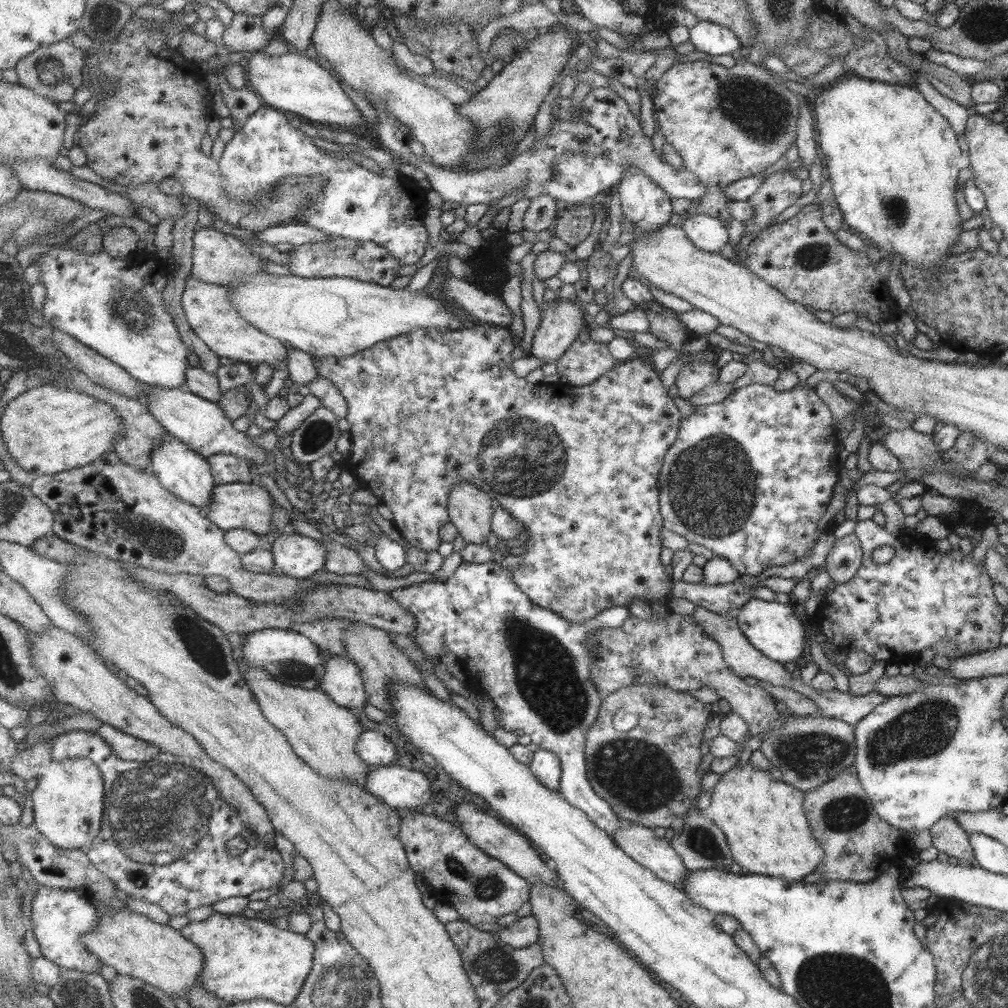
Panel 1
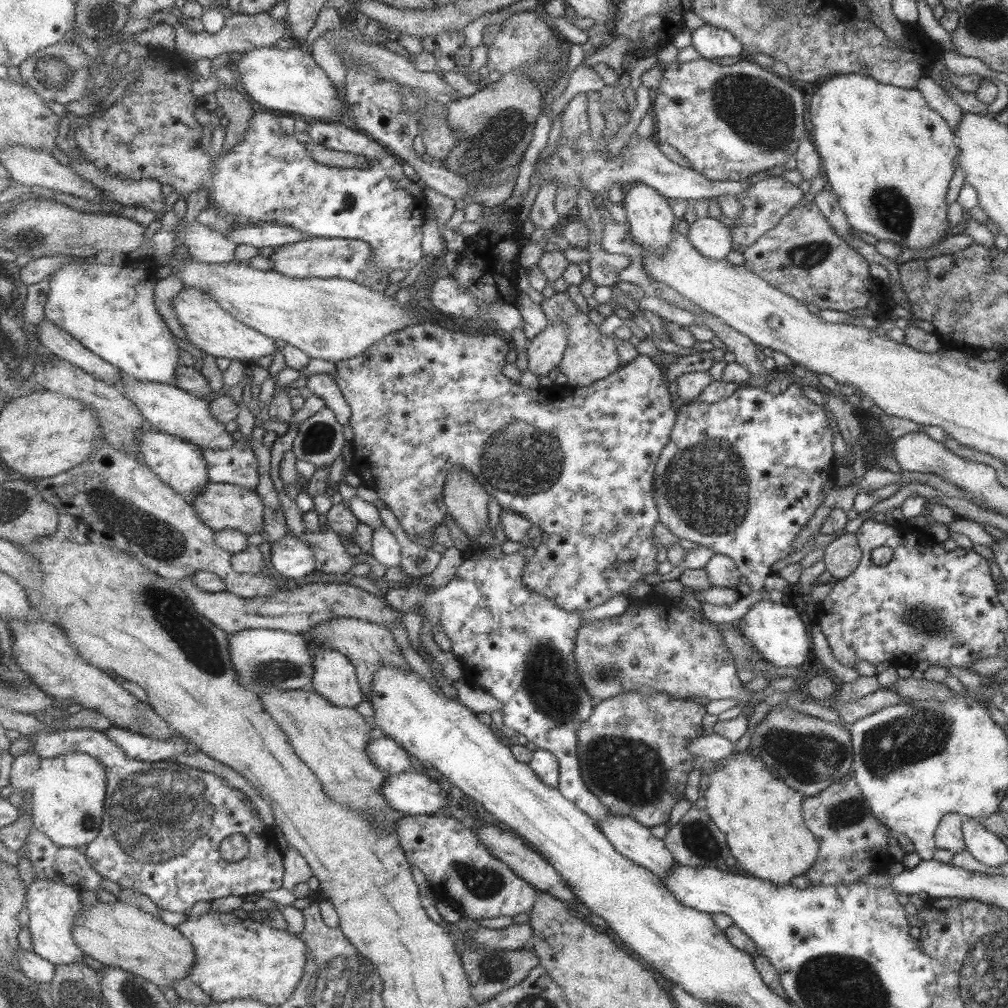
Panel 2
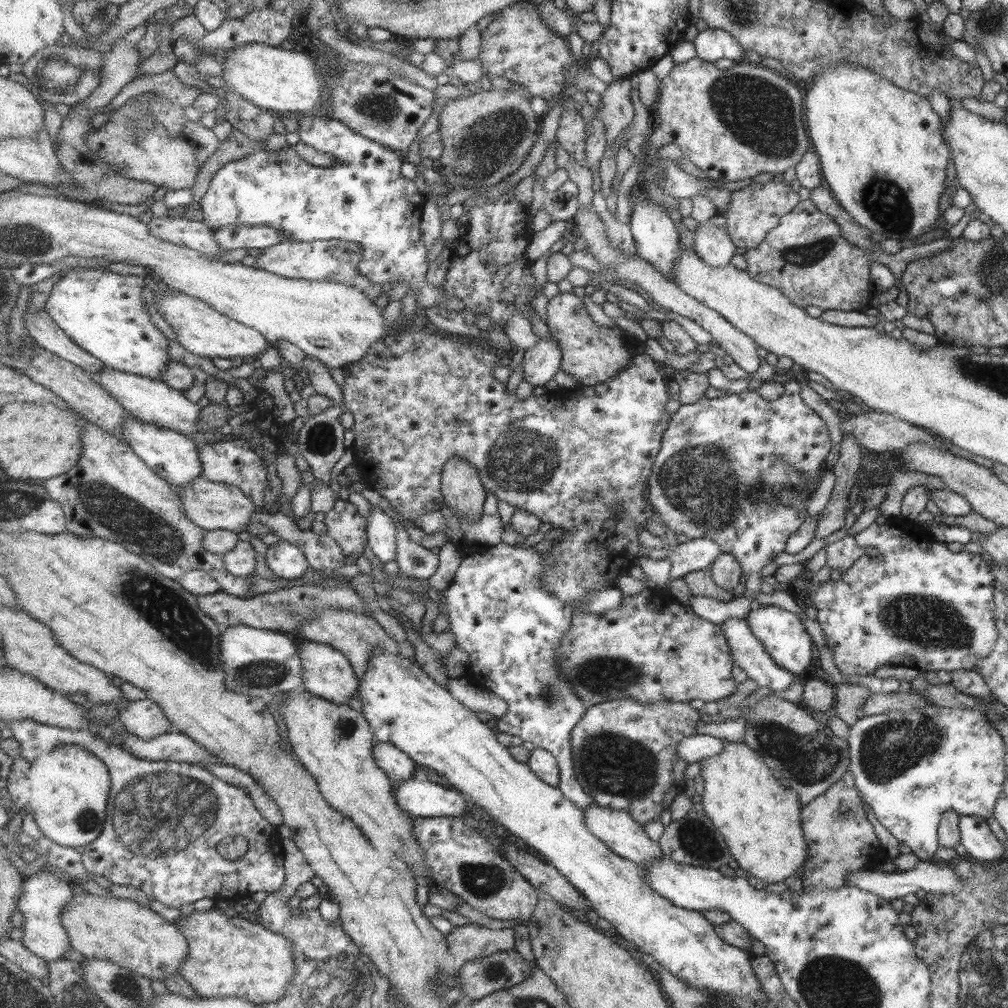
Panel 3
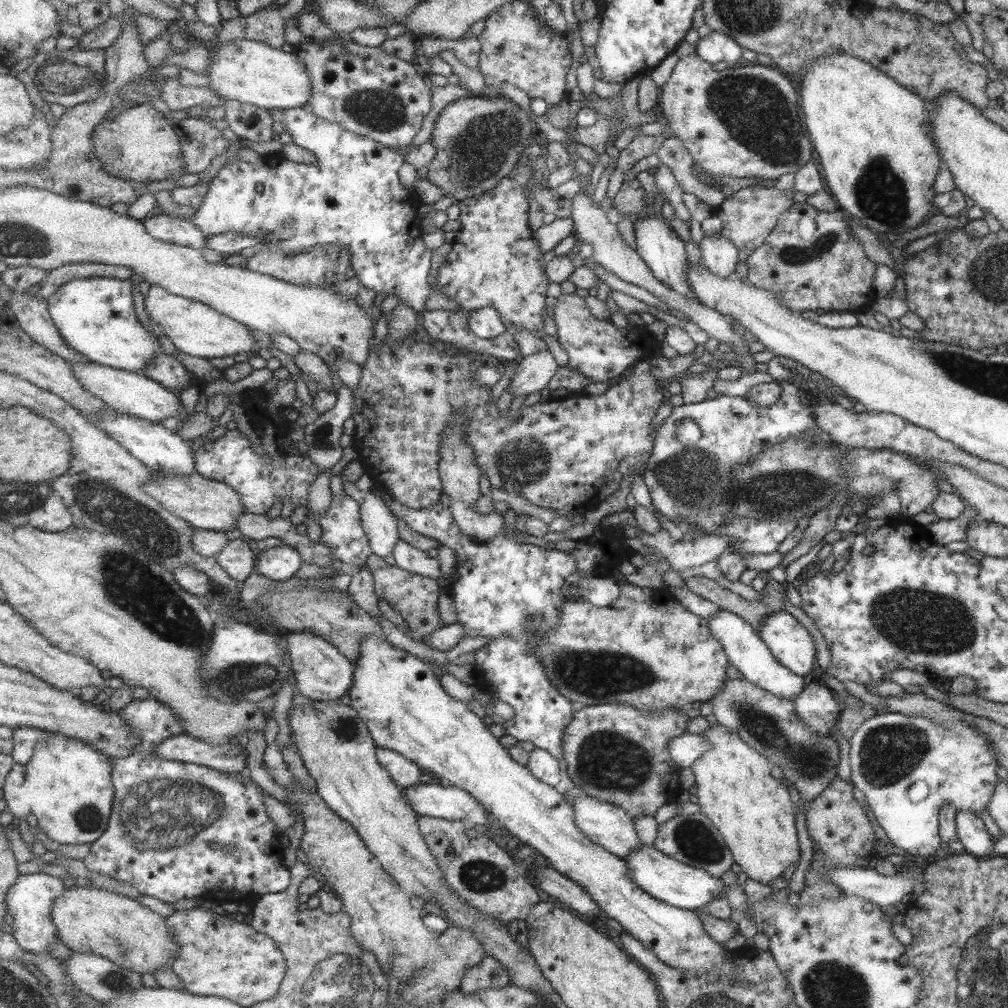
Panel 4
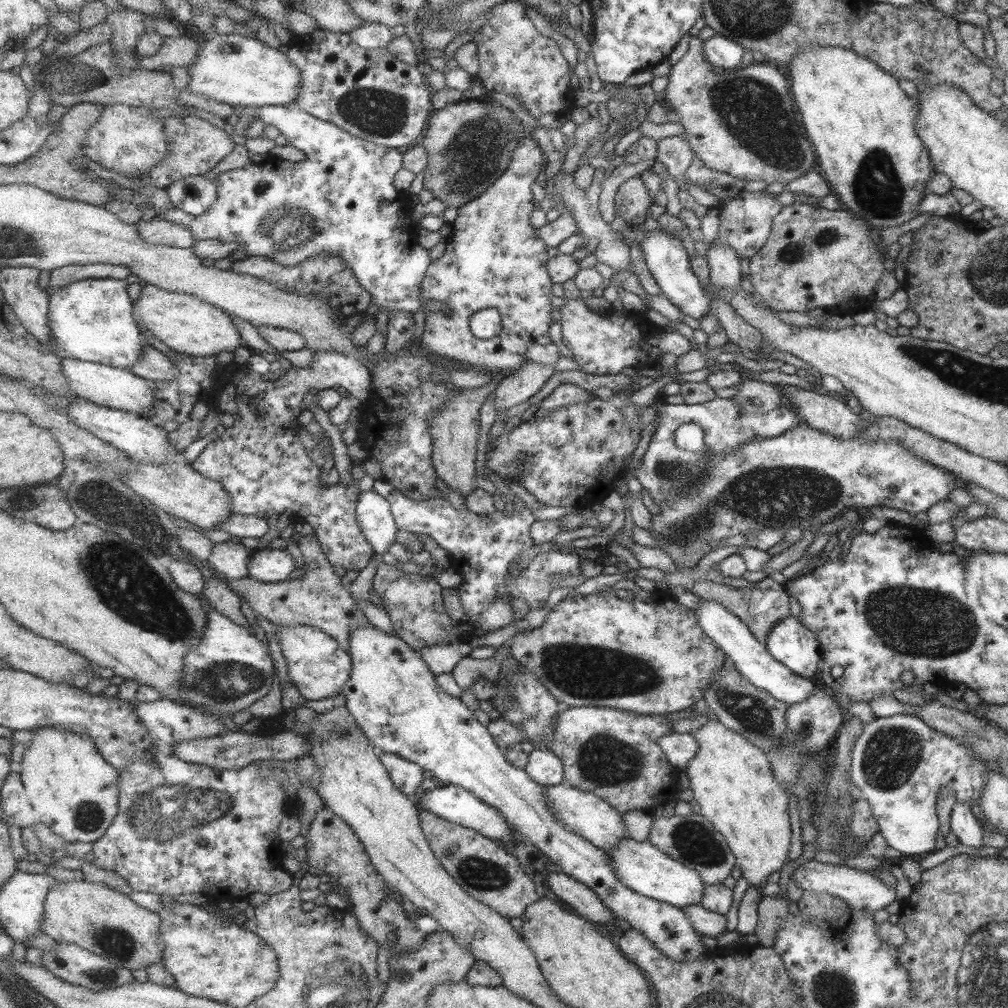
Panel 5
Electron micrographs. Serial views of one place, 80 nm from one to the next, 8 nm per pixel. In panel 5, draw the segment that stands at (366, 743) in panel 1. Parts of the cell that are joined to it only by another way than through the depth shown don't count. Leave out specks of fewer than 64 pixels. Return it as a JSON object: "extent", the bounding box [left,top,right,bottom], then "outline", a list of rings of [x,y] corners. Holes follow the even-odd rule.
{"extent":[379,752,428,797],"outline":[[[379,752],[379,755],[382,763],[388,768],[390,777],[401,792],[409,797],[415,797],[421,792],[423,777],[428,774],[420,764],[405,760],[397,754]]]}

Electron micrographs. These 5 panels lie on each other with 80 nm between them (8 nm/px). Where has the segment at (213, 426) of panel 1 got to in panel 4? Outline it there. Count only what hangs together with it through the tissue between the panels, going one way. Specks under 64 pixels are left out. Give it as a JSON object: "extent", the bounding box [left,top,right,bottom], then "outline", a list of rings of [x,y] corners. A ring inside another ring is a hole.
{"extent":[69,361,185,425],"outline":[[[77,361],[69,362],[73,372],[80,383],[106,402],[106,405],[117,413],[140,417],[143,420],[161,424],[166,418],[175,418],[182,425],[181,420],[185,418],[185,410],[179,397],[171,389],[161,385],[152,377],[141,372],[129,372],[118,368],[108,367],[96,362],[83,364]]]}

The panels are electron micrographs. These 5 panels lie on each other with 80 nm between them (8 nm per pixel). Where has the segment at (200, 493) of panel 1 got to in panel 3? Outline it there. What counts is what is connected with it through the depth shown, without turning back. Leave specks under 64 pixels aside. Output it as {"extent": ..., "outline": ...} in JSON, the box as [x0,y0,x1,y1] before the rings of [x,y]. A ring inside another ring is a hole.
{"extent":[120,418,203,488],"outline":[[[131,418],[131,420],[125,420],[125,424],[122,425],[120,438],[131,445],[141,460],[144,460],[159,476],[164,477],[175,488],[191,483],[203,472],[199,444],[176,430],[161,428]]]}

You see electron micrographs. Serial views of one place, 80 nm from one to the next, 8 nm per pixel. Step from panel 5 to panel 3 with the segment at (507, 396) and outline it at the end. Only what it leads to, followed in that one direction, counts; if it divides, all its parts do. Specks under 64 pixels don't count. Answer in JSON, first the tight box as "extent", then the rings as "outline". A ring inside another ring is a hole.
{"extent":[523,338,561,386],"outline":[[[541,338],[531,350],[524,353],[523,378],[535,386],[544,386],[560,369],[561,353],[556,340]]]}

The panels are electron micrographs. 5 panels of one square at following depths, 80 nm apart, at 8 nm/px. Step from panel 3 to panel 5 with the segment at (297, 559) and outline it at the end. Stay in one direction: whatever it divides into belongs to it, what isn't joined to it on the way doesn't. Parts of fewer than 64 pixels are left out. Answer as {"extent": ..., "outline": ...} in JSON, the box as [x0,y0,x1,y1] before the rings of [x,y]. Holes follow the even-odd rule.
{"extent":[248,548,295,582],"outline":[[[260,548],[252,555],[248,569],[248,576],[261,582],[285,582],[295,570],[295,560],[282,549]]]}

